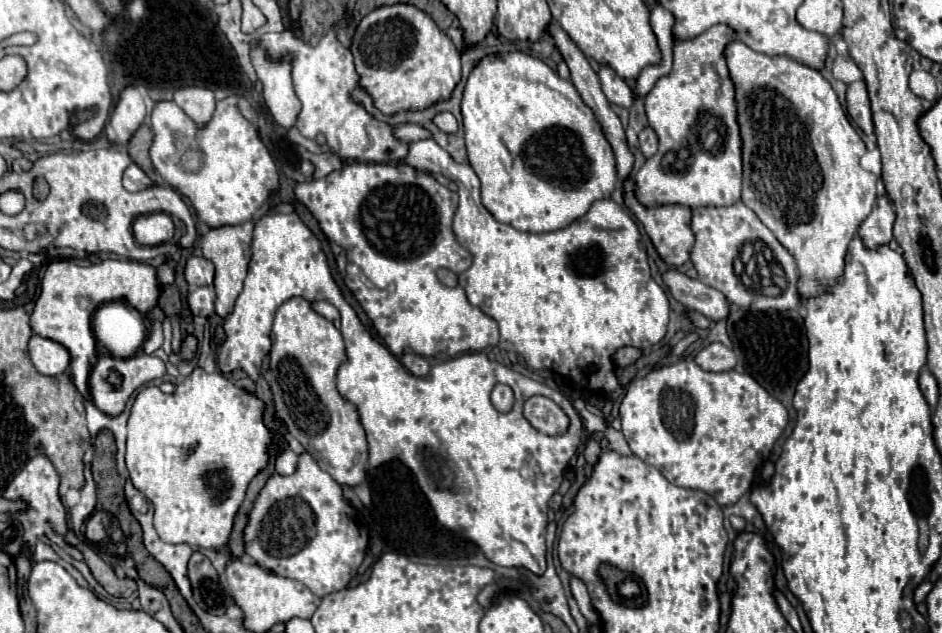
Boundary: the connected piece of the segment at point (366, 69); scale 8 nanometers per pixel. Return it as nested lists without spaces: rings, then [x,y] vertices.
[[[411,4],[381,6],[367,14],[353,34],[351,54],[359,74],[359,86],[385,116],[425,110],[427,106],[449,100],[461,80],[459,50],[425,12]]]

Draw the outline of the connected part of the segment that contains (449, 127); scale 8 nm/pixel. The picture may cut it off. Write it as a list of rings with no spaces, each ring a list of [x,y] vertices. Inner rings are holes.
[[[441,112],[439,116],[435,116],[435,124],[437,124],[443,132],[447,132],[447,134],[457,132],[457,120],[455,120],[455,116],[449,114],[449,112]]]

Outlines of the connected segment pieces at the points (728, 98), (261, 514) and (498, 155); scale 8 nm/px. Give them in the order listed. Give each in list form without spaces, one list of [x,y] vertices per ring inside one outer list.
[[[717,24],[693,40],[675,42],[671,74],[659,78],[645,98],[649,126],[659,136],[659,150],[635,176],[637,198],[643,206],[731,206],[741,198],[735,88],[723,56],[723,48],[735,38],[729,26]]]
[[[303,452],[299,454],[297,470],[291,476],[273,474],[265,482],[249,512],[249,520],[243,530],[243,542],[245,542],[245,554],[257,566],[273,570],[279,576],[299,580],[313,594],[323,598],[331,592],[343,590],[349,584],[351,574],[361,566],[365,558],[369,534],[367,526],[357,522],[357,510],[349,502],[345,502],[341,486],[317,466],[317,462],[311,458],[309,452]]]
[[[509,52],[509,54],[499,54],[499,56],[483,58],[479,62],[479,66],[471,72],[471,76],[469,76],[467,84],[465,84],[463,102],[461,102],[461,114],[463,114],[465,146],[467,146],[469,164],[475,170],[477,178],[481,180],[481,202],[503,224],[509,224],[509,226],[513,226],[517,230],[525,230],[525,232],[553,232],[553,230],[561,230],[561,228],[569,226],[573,220],[577,220],[579,216],[583,216],[593,202],[609,198],[611,192],[615,190],[615,182],[617,182],[615,156],[613,156],[613,150],[611,150],[607,138],[601,132],[601,126],[597,124],[591,108],[587,108],[583,104],[579,92],[575,90],[575,86],[569,80],[563,80],[545,62],[541,62],[541,60],[533,58],[533,56],[527,56],[523,52]]]

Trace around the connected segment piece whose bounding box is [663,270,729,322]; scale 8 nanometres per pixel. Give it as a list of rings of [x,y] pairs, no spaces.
[[[665,272],[663,274],[665,284],[669,286],[675,300],[679,300],[683,306],[693,308],[707,316],[709,320],[727,320],[729,316],[729,300],[719,290],[705,286],[699,280],[691,280],[689,276],[681,272]]]

